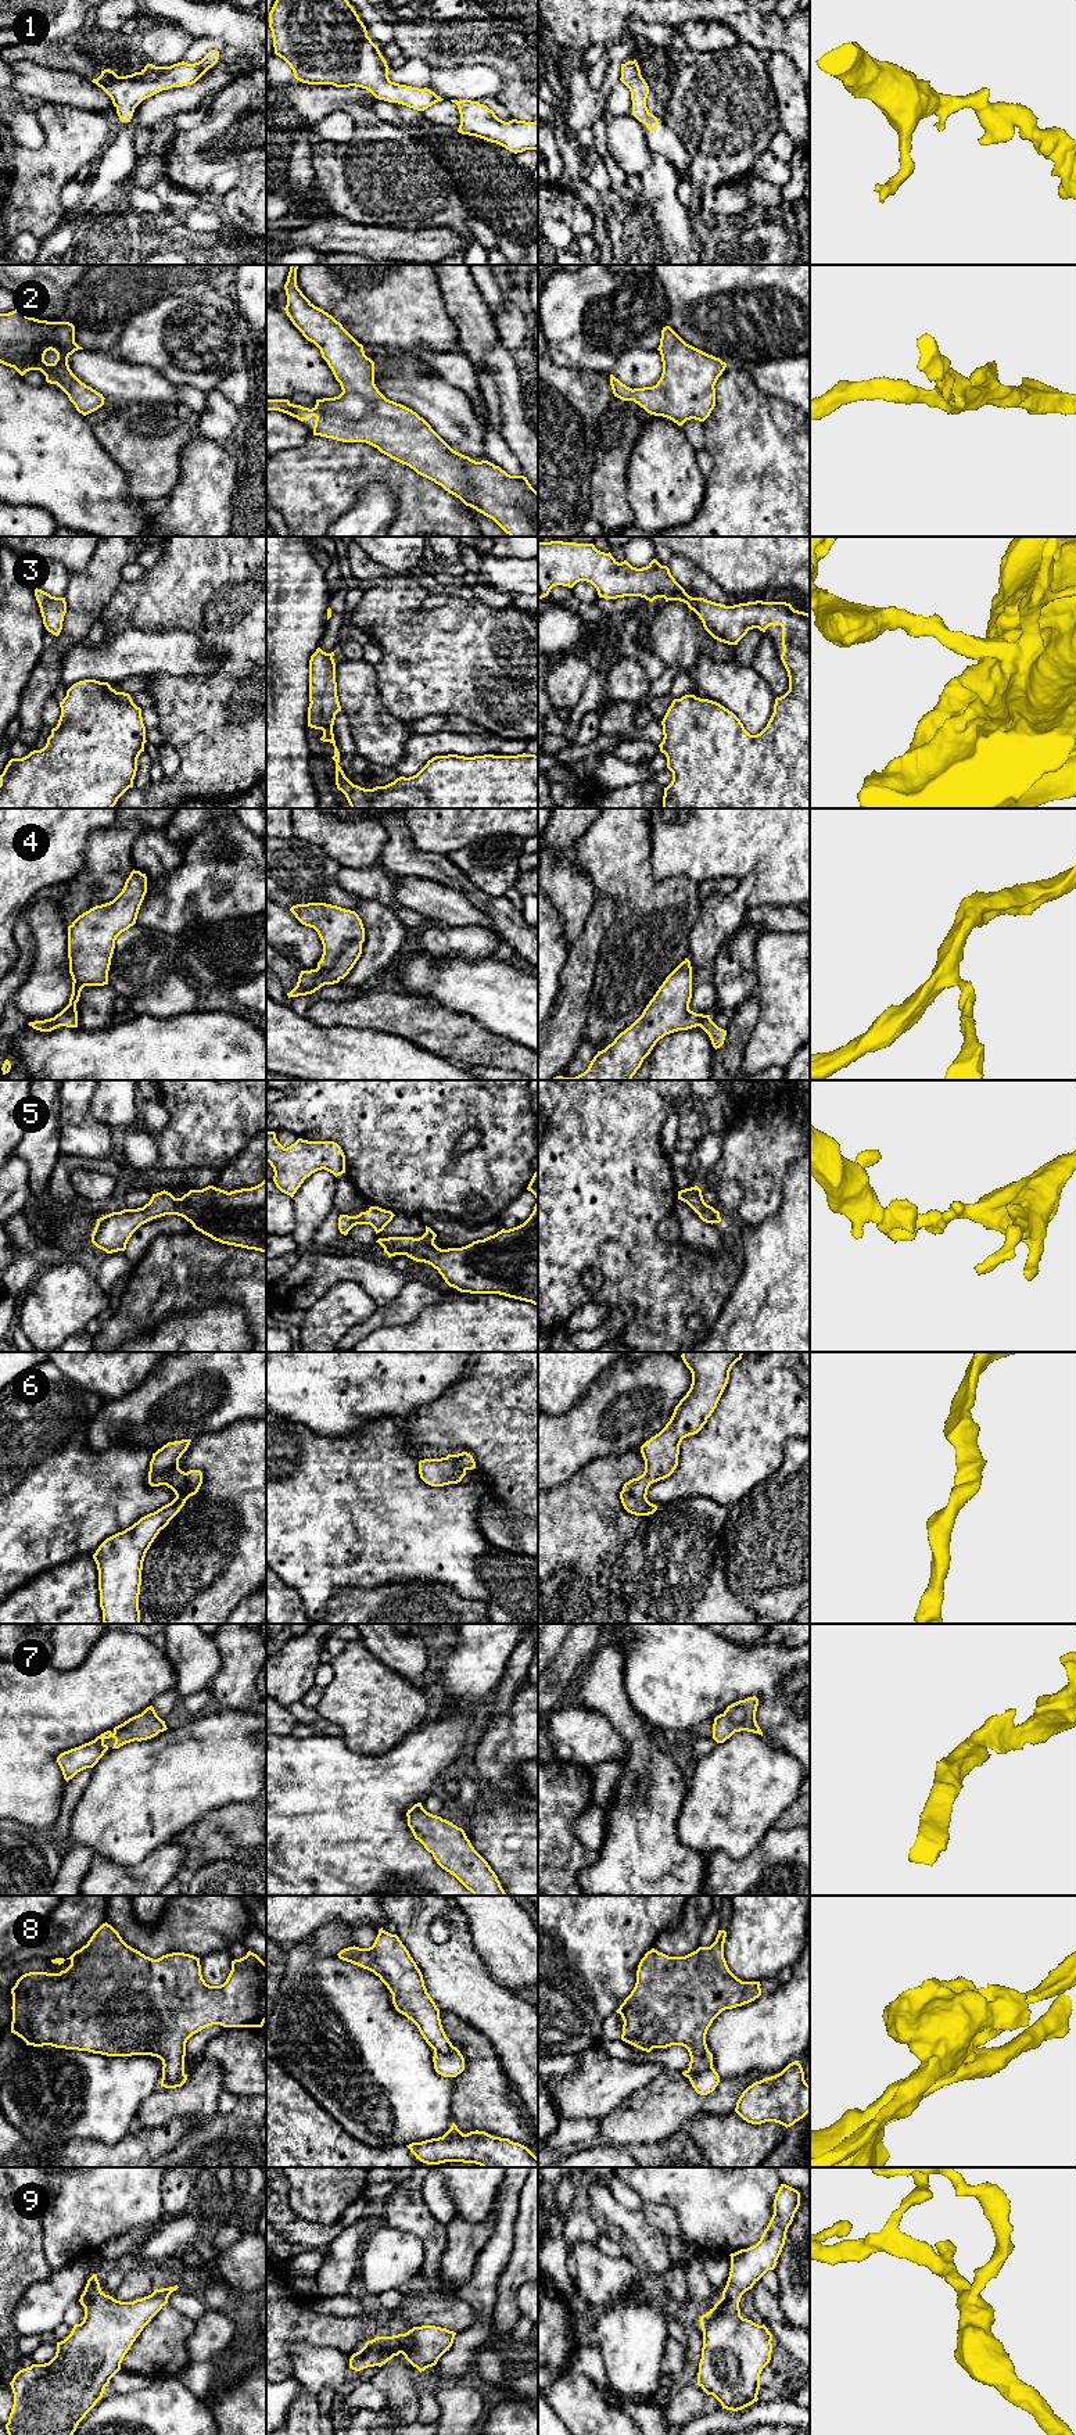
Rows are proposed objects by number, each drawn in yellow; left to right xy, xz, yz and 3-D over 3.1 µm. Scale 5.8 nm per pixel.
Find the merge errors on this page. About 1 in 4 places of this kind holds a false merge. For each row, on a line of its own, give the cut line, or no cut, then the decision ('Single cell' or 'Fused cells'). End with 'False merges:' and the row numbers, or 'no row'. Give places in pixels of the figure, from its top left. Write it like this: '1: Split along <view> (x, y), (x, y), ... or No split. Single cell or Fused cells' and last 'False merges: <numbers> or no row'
1: No split. Single cell
2: No split. Single cell
3: No split. Single cell
4: No split. Single cell
5: No split. Single cell
6: No split. Single cell
7: No split. Single cell
8: Split along xy (183, 2073), (161, 2084). Fused cells
9: No split. Single cell
False merges: 8

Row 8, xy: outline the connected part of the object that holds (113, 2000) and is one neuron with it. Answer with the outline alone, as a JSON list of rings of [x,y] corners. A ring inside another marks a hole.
[[[105,1922],[93,1933],[86,1946],[67,1959],[71,1965],[65,1970],[60,1973],[29,1972],[22,1975],[11,1988],[11,2033],[21,2037],[26,2045],[51,2045],[107,2056],[157,2056],[164,2065],[162,2084],[184,2074],[186,2043],[193,2034],[212,2025],[262,2027],[266,2022],[266,1964],[251,1951],[232,1961],[232,1970],[223,1984],[209,1986],[202,1979],[200,1958],[172,1952],[153,1959],[128,1946]]]

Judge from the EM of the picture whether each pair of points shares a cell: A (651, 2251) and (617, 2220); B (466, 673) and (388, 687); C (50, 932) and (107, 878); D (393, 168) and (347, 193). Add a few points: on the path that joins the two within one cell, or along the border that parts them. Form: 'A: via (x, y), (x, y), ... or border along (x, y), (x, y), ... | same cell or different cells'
A: via (645, 2241), (627, 2223) | same cell
B: via (447, 673), (422, 673), (408, 682) | same cell
C: border along (56, 900), (60, 915), (67, 926) | different cells
D: via (382, 179), (358, 187) | same cell

